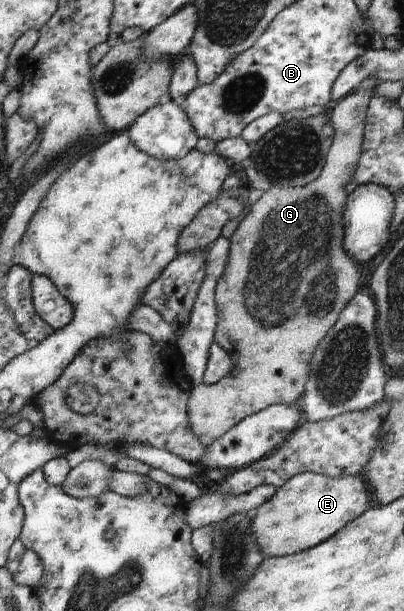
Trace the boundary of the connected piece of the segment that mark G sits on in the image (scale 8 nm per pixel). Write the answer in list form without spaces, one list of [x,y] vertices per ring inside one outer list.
[[[366,78],[352,94],[341,98],[332,109],[331,122],[335,131],[320,176],[303,187],[268,189],[229,238],[228,262],[214,294],[218,318],[214,342],[228,352],[232,370],[216,384],[202,382],[193,386],[187,402],[190,428],[206,447],[247,416],[272,405],[299,403],[308,382],[310,359],[316,346],[336,324],[341,310],[364,288],[360,265],[352,260],[352,256],[342,246],[342,216],[347,198],[344,186],[352,182],[362,154],[366,113],[378,83],[376,78]]]

